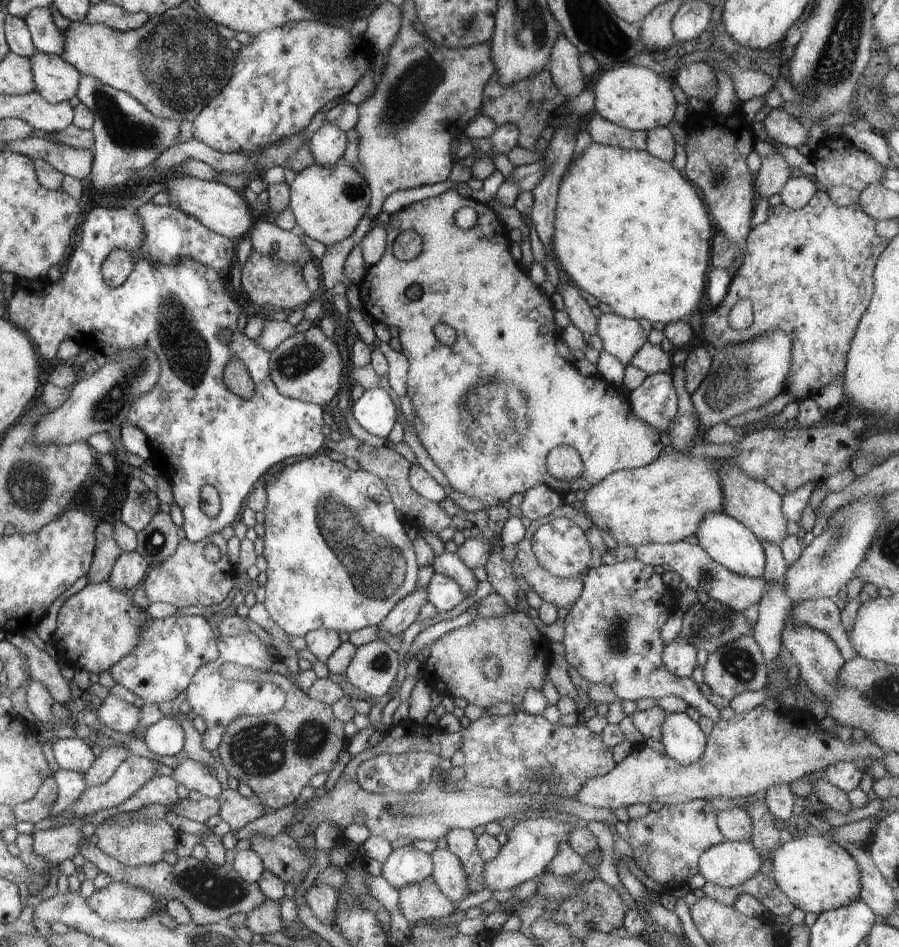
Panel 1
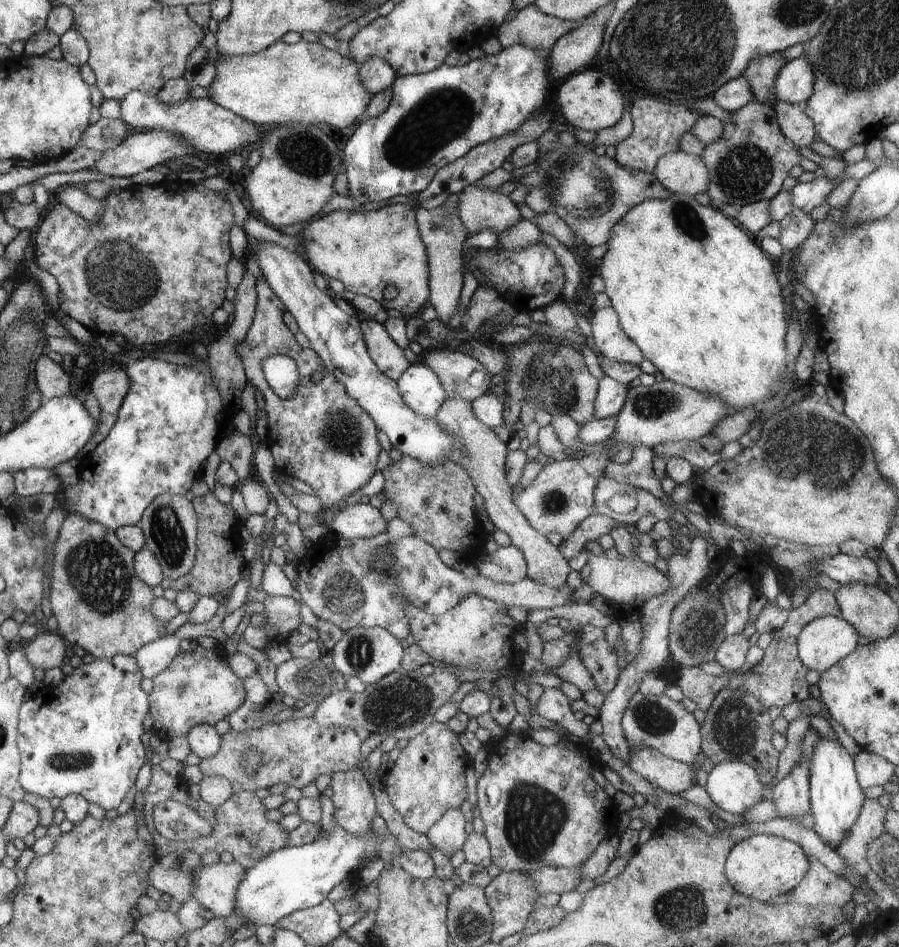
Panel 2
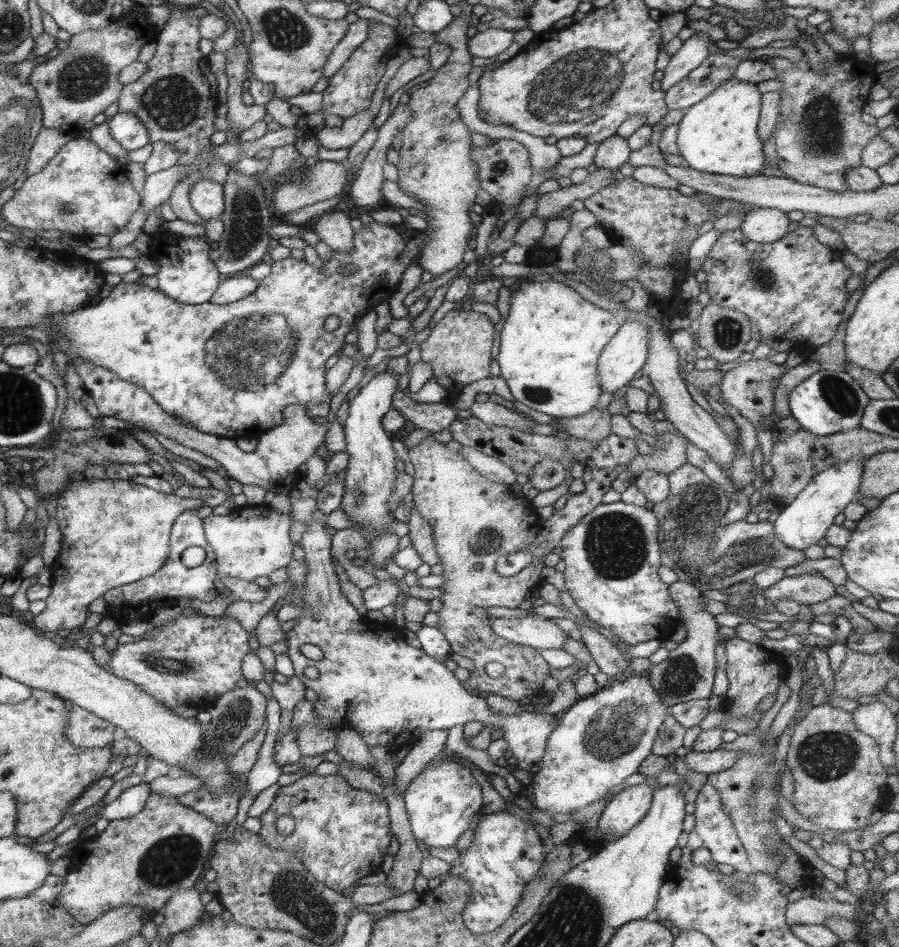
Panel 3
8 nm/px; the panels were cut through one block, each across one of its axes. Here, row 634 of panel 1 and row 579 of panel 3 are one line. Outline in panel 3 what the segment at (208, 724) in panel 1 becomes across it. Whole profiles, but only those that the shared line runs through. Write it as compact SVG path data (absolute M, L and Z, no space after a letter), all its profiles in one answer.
M243 506L225 516L211 514L203 518L203 532L207 544L215 552L217 578L233 576L253 582L255 578L271 576L277 568L285 568L293 560L291 548L295 546L295 542L291 542L289 538L289 526L291 518L287 514L281 514L279 510L271 510L267 506Z

